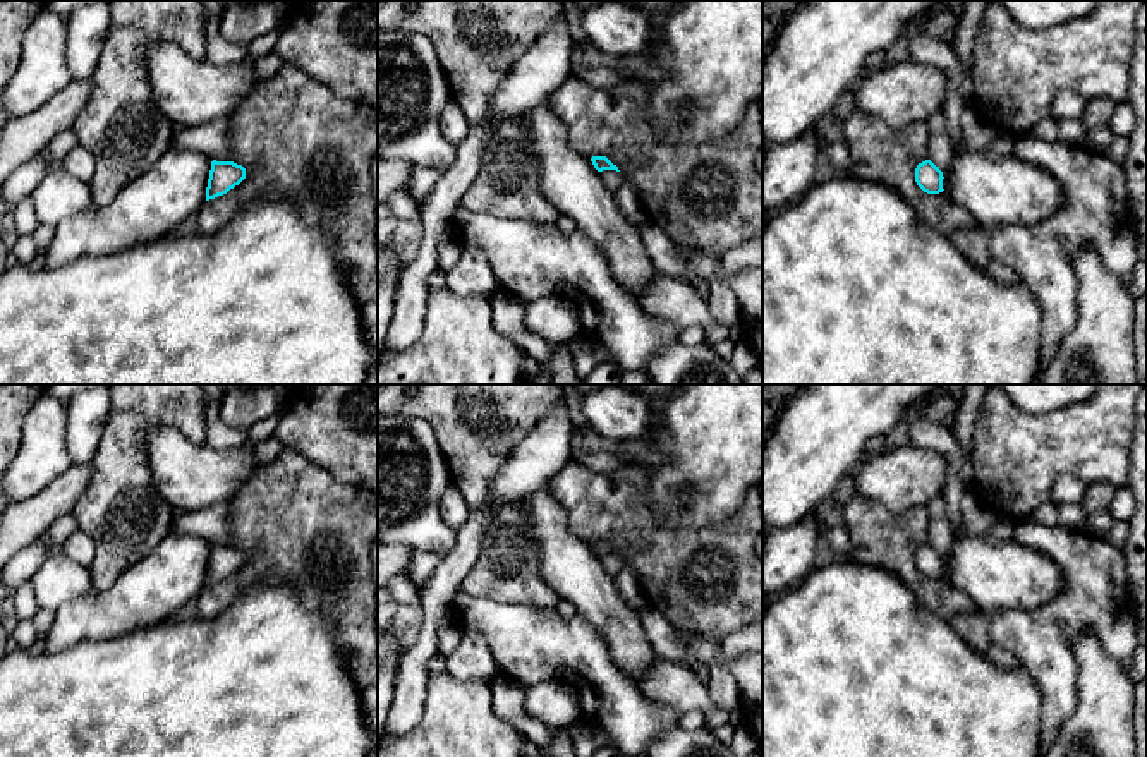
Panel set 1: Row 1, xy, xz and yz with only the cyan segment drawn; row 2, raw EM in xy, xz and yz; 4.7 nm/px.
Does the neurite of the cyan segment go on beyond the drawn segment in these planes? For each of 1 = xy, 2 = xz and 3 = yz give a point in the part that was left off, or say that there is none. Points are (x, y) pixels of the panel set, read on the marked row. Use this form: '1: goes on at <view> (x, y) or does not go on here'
1: does not go on here
2: does not go on here
3: does not go on here

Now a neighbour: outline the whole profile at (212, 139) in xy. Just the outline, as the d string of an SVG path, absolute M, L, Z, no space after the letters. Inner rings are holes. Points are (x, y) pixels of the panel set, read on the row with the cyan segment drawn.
M232 113L218 122L197 127L177 127L172 146L206 154L211 161L232 161L228 158L228 132Z

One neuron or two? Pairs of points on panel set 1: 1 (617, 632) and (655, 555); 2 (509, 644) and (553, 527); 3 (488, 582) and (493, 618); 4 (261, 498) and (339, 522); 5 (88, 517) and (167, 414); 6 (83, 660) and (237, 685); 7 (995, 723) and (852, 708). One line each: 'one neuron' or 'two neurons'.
1: two neurons
2: two neurons
3: two neurons
4: one neuron
5: one neuron
6: one neuron
7: one neuron

